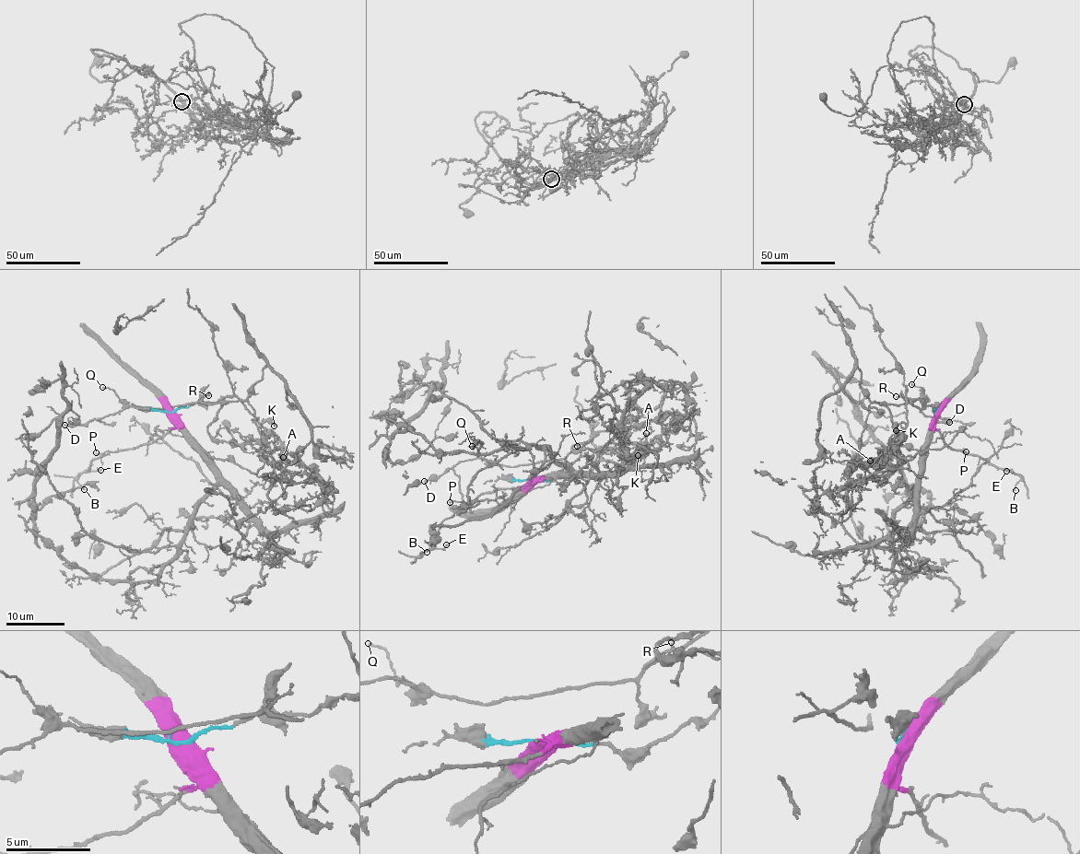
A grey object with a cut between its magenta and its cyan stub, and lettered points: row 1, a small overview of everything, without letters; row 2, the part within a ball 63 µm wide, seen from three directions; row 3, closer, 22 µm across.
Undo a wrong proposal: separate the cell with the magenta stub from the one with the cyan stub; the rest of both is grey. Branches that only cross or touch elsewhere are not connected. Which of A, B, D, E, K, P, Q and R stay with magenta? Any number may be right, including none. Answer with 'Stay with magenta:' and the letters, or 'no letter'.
Stay with magenta: B, E, P

